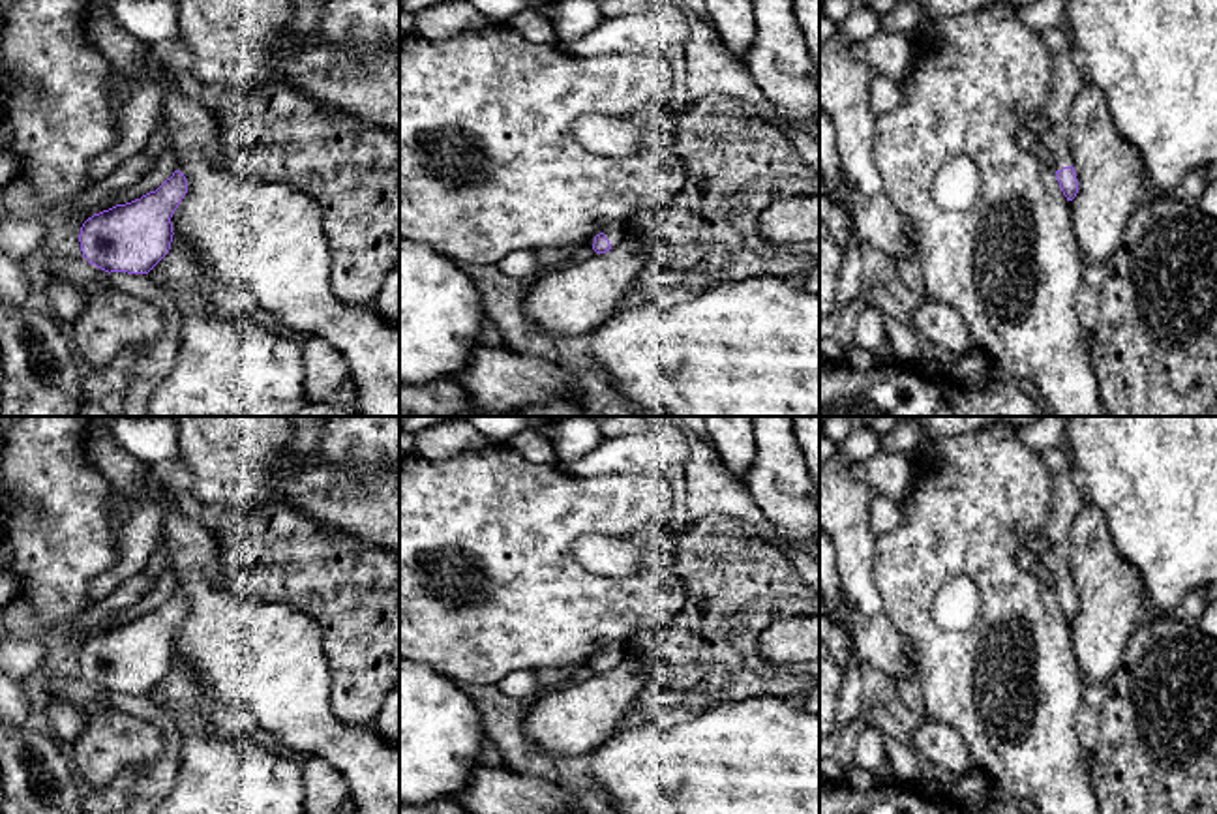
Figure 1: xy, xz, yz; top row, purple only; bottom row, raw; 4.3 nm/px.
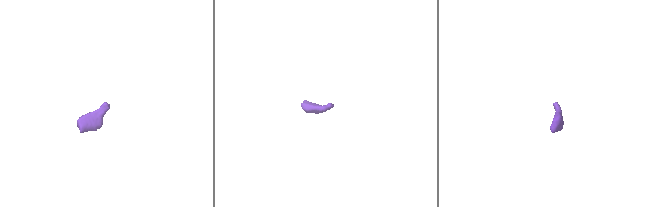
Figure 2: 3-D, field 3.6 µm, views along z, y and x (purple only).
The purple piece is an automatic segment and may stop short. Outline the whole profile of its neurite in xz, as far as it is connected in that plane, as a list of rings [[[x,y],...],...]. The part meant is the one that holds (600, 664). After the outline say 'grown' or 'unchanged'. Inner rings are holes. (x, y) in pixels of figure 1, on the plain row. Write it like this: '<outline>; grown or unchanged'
[[[613,647],[591,658],[589,664],[596,673],[606,673],[611,668],[619,666],[624,655],[626,655],[626,647]]]; grown

